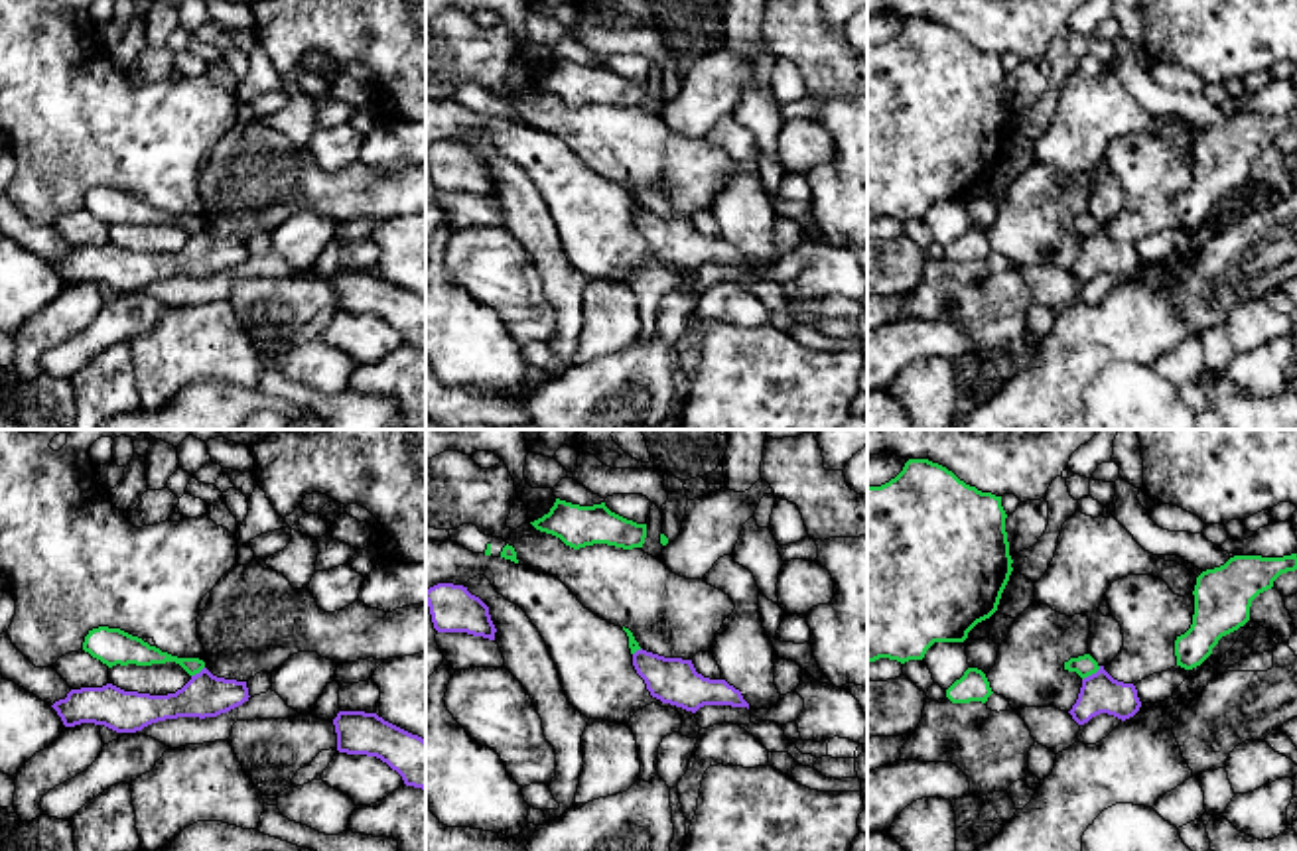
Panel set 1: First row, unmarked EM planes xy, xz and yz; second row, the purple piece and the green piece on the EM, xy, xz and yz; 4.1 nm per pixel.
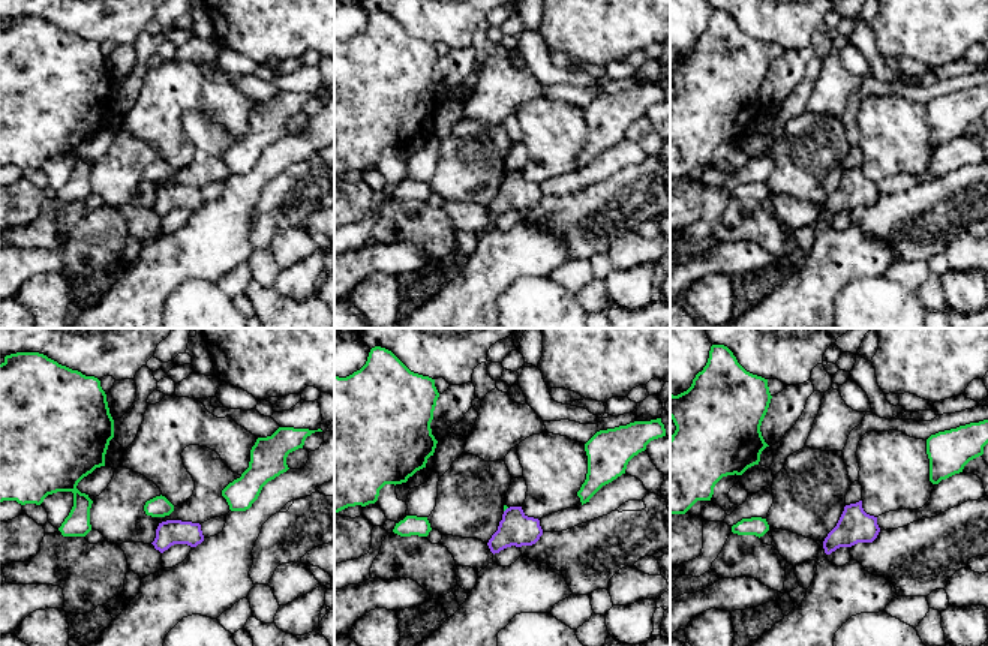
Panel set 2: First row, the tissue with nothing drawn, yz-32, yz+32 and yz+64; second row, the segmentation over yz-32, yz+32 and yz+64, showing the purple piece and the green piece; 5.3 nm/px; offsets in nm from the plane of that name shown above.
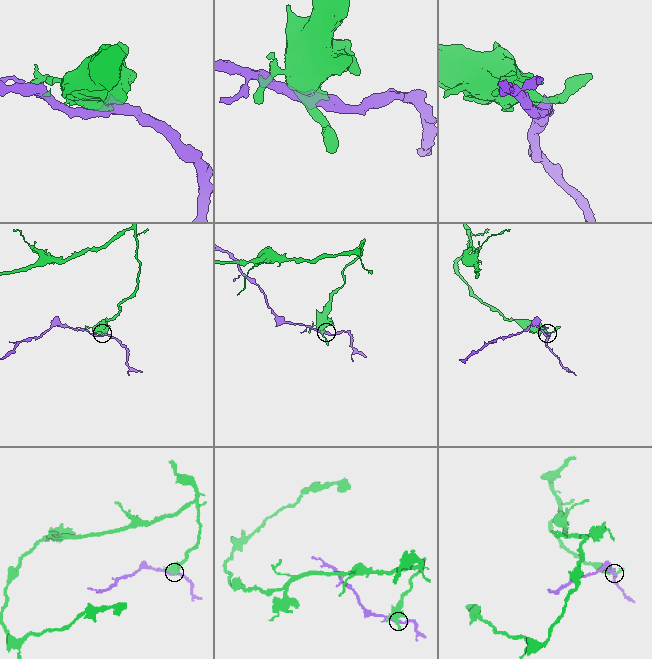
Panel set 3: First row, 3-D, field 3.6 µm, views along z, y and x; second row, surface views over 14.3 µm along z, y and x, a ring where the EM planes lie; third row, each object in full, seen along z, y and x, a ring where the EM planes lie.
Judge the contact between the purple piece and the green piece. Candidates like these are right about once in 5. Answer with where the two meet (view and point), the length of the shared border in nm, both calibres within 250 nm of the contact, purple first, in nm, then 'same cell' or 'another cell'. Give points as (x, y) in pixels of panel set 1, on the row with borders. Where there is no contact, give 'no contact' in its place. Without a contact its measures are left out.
yz (1092, 674) | 100 nm | 160/90 nm | another cell

